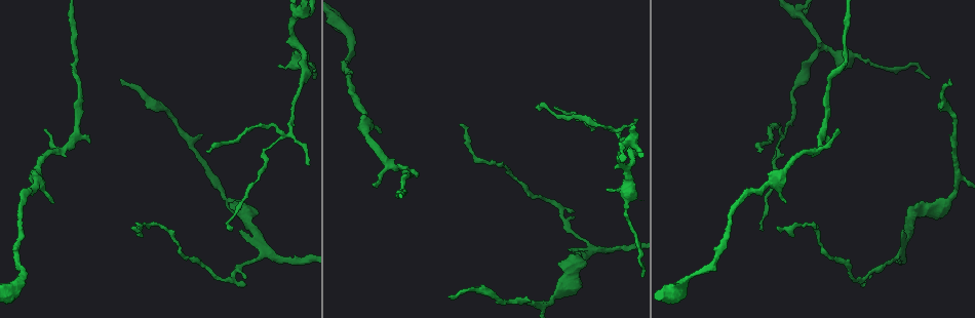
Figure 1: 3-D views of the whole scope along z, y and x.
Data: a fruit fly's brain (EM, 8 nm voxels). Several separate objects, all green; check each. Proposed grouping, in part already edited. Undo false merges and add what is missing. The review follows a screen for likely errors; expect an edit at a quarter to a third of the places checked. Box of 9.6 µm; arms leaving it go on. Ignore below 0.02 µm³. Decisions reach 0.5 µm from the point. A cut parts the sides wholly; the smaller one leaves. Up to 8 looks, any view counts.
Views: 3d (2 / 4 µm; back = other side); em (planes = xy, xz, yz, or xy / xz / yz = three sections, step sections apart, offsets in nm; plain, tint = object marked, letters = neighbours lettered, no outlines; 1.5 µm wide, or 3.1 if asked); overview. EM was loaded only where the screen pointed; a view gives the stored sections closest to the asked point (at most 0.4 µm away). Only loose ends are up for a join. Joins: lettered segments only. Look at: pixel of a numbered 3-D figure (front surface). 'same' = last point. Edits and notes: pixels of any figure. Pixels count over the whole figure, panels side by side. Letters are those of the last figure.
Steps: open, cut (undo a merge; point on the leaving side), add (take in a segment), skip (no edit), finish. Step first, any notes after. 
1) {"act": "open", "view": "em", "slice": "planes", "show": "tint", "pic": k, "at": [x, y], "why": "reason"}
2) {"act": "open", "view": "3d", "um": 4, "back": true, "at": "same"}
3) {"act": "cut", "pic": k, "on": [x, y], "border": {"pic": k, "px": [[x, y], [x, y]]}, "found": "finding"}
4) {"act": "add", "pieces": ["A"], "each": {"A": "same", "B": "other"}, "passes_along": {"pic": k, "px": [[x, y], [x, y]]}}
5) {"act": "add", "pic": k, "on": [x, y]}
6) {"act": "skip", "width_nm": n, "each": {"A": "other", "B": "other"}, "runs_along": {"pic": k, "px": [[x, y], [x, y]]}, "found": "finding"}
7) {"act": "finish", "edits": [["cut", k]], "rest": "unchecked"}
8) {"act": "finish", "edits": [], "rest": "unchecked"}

{"act": "open", "view": "em", "slice": "planes", "show": "plain", "pic": 1, "at": [616, 129], "why": "abrupt turn"}

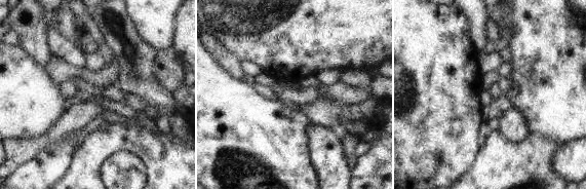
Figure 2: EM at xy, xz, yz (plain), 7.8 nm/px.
{"act": "open", "view": "em", "slice": "planes", "show": "letters", "at": "same", "why": "what lies round it"}

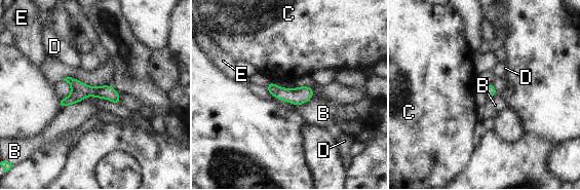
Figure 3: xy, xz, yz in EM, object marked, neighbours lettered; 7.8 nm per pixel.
{"act": "skip", "longest_contact_nm": ["B", 180], "each": {"B": "other", "C": "other", "D": "other", "E": "other"}, "found": "continuous, no second neuron"}

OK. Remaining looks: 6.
{"act": "open", "view": "3d", "um": 4, "pic": 1, "at": [279, 68]}

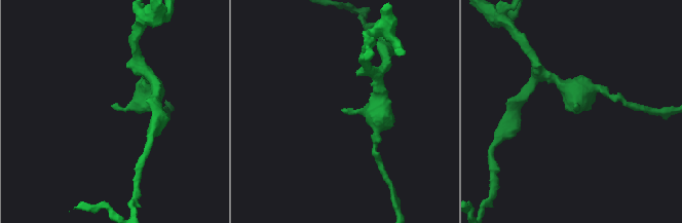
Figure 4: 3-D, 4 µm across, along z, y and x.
{"act": "open", "view": "em", "slice": "yz", "step": 8, "show": "tint", "pic": 4, "at": [575, 106]}

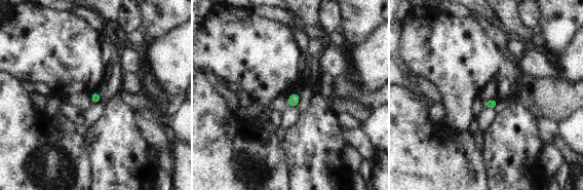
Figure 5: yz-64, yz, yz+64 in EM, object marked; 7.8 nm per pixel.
{"act": "open", "view": "em", "slice": "xz", "step": 4, "show": "letters", "at": "same"}

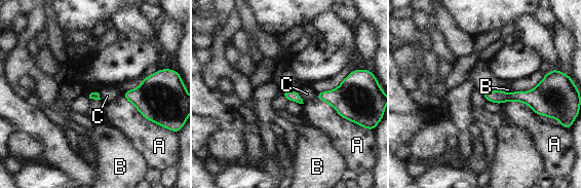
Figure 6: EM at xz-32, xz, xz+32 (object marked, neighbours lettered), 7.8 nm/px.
{"act": "skip", "width_nm": 60, "each": {"A": "other", "B": "other", "C": "other"}, "runs_along": {"pic": 6, "px": [[548, 88], [538, 97], [486, 95]]}, "found": "no lettered segment goes on from it"}

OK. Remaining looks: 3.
{"act": "open", "view": "em", "slice": "yz", "step": 8, "show": "letters", "pic": 1, "at": [208, 152], "why": "free end"}

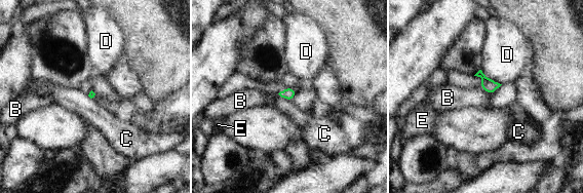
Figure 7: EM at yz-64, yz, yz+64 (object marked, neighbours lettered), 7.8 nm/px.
{"act": "open", "view": "em", "slice": "planes", "show": "letters", "at": "same"}

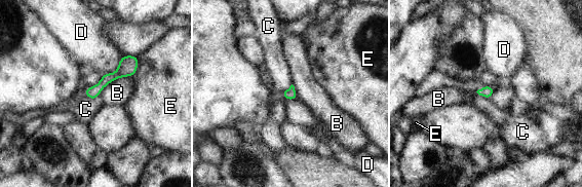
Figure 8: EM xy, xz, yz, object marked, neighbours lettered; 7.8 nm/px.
{"act": "skip", "longest_contact_nm": ["B", 340], "each": {"B": "other", "C": "other", "D": "other", "E": "other"}, "found": "no lettered segment goes on from it"}

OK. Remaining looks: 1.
{"act": "finish", "edits": [], "rest": "unchecked"}

